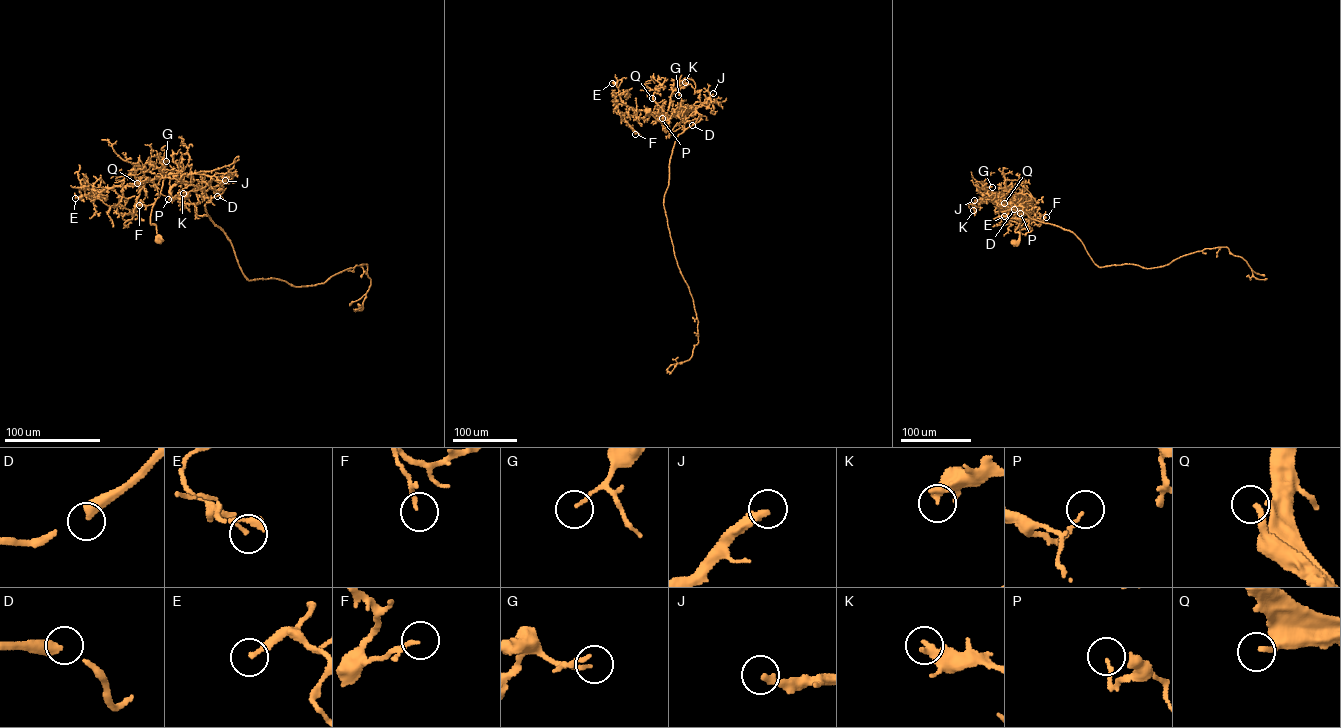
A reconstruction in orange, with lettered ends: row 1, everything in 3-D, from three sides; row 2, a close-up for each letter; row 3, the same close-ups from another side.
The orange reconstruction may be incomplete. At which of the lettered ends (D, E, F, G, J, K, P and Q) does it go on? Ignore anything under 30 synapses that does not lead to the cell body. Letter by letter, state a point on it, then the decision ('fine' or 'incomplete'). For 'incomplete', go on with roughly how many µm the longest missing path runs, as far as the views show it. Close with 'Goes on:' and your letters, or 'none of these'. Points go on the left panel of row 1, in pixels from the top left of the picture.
D: at (217, 196); fine
E: at (75, 198); fine
F: at (139, 205); fine
G: at (166, 161); fine
J: at (225, 180); incomplete; about 45 µm are missing
K: at (183, 193); fine
P: at (168, 199); fine
Q: at (137, 183); incomplete; about 20 µm are missing
Goes on: J, Q

